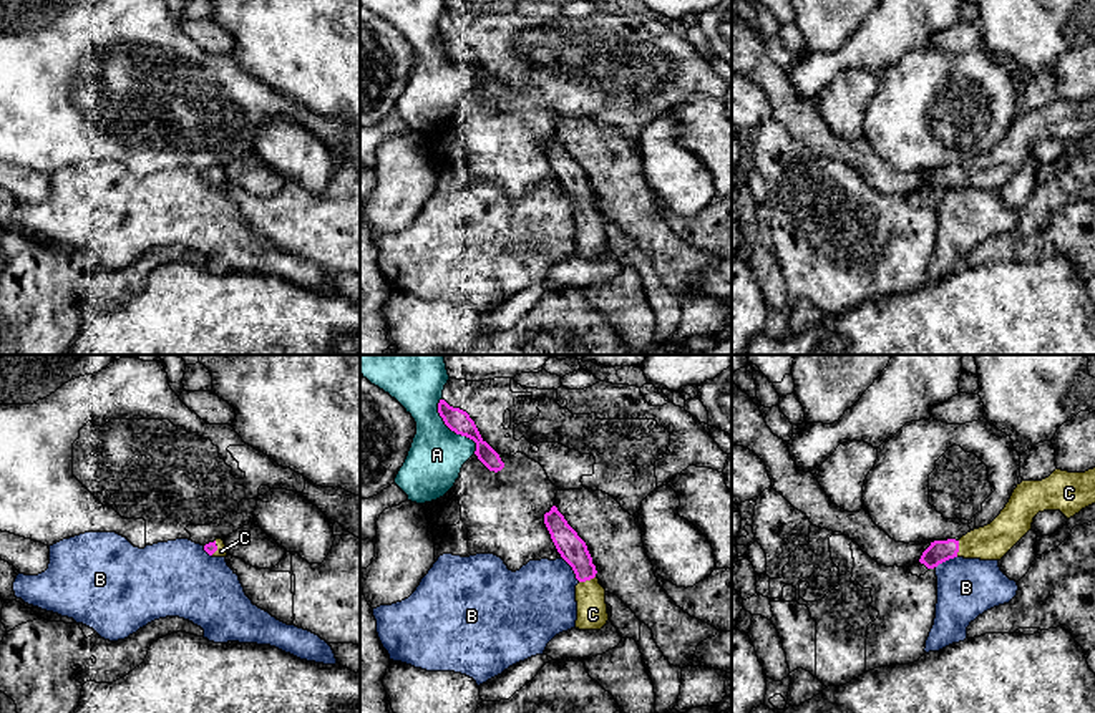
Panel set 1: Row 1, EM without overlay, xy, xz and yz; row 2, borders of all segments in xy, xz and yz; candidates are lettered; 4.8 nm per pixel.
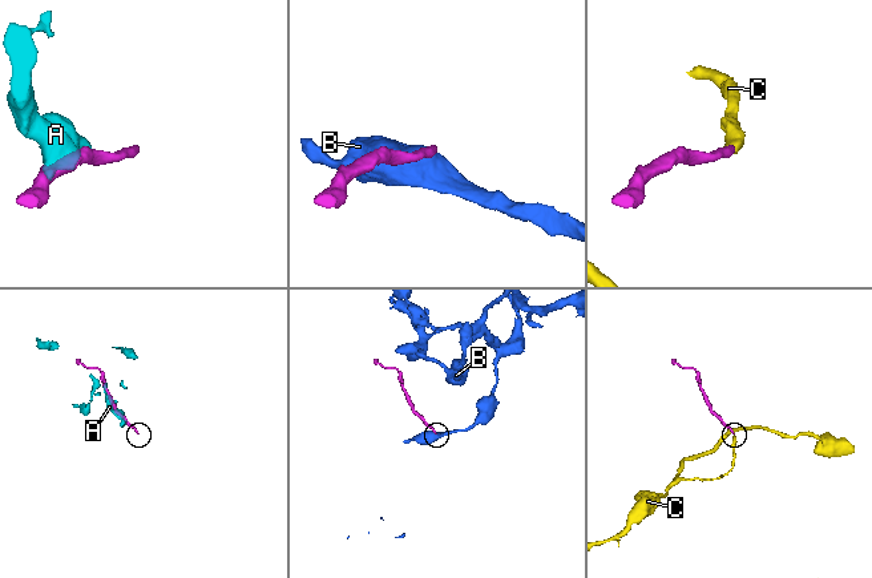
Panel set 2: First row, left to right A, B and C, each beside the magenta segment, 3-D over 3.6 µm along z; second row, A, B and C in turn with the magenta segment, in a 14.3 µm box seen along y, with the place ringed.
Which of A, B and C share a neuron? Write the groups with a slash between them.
A / B / C

